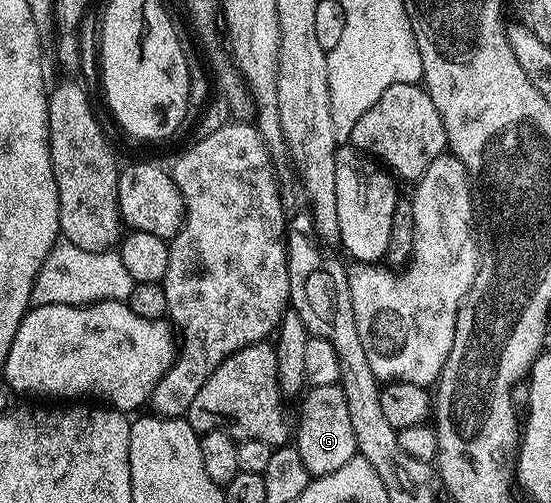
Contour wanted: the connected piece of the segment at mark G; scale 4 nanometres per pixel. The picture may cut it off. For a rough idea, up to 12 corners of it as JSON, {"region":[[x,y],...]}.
{"region":[[311,385],[293,444],[312,478],[357,456],[340,385]]}

